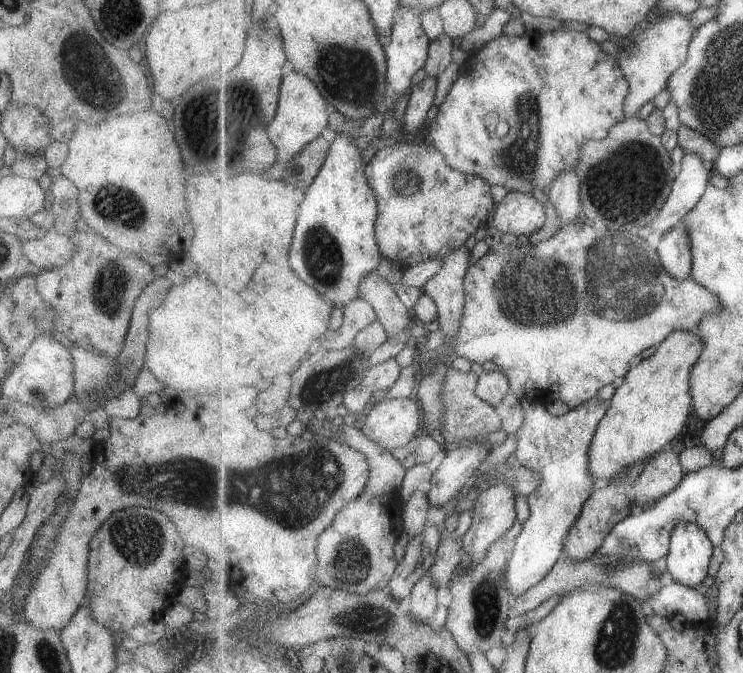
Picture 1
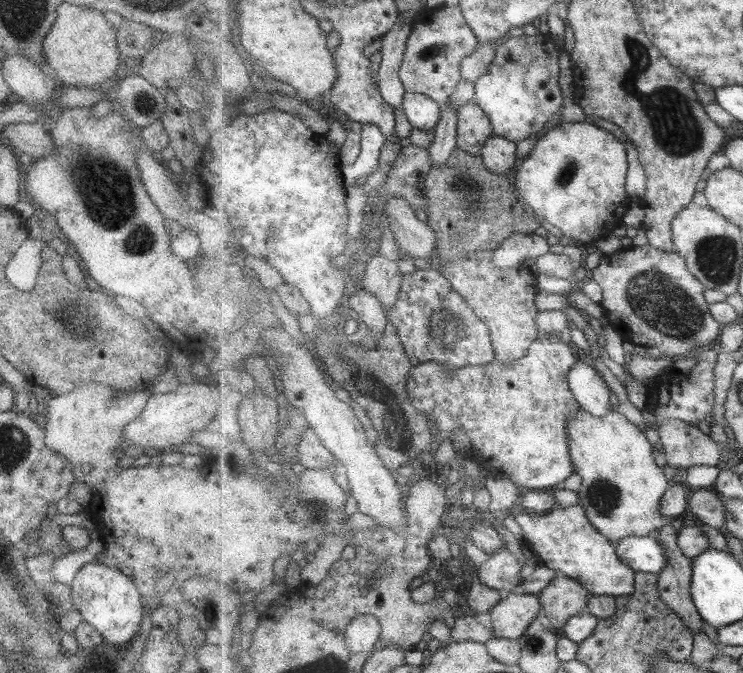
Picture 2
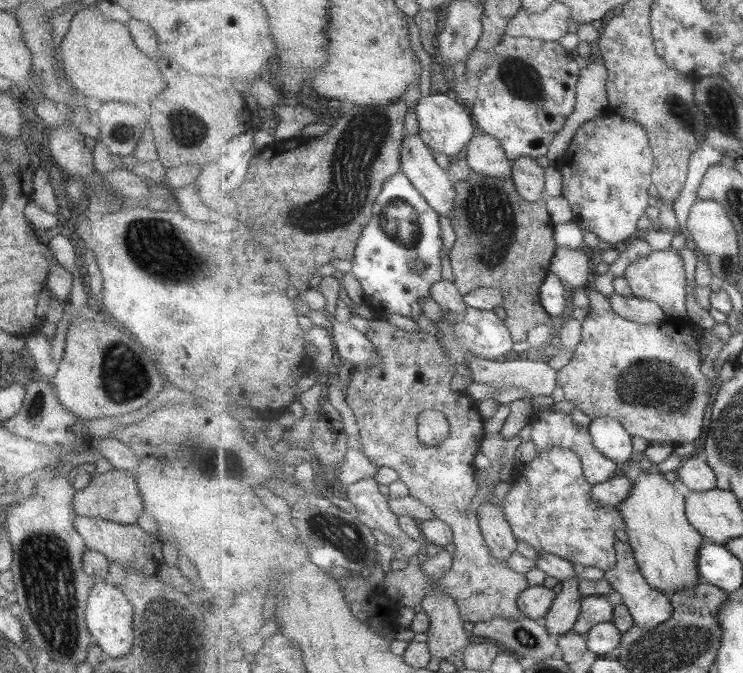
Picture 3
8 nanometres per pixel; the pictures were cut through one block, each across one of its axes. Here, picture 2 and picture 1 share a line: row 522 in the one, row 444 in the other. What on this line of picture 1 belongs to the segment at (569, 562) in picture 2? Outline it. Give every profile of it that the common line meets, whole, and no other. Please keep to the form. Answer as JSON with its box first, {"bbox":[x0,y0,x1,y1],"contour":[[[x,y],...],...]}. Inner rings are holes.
{"bbox":[506,396,610,597],"contour":[[[595,396],[562,416],[553,416],[547,412],[545,404],[529,399],[522,400],[521,404],[524,410],[523,414],[520,413],[523,423],[516,434],[517,462],[520,466],[540,472],[542,483],[527,497],[530,516],[515,538],[513,552],[506,565],[506,583],[514,597],[541,582],[552,572],[557,561],[565,556],[572,526],[598,487],[590,471],[589,453],[597,427],[610,407],[606,398]]]}

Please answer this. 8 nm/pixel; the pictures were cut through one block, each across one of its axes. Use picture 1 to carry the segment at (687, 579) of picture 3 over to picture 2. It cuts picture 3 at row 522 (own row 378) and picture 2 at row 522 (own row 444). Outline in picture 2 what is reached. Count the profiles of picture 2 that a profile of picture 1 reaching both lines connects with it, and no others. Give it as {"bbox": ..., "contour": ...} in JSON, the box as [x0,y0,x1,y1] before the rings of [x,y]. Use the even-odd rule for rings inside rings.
{"bbox":[568,403,672,544],"contour":[[[615,403],[603,416],[582,409],[570,414],[568,435],[572,463],[582,478],[577,488],[579,504],[601,534],[617,544],[628,536],[649,536],[669,524],[660,513],[660,502],[672,481],[661,471],[662,460],[653,456],[644,431],[617,412]]]}

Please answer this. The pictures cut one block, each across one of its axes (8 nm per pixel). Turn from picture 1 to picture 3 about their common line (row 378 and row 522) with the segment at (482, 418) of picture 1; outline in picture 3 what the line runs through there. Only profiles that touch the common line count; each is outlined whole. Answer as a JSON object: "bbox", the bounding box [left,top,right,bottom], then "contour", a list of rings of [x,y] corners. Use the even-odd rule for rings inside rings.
{"bbox":[347,320,529,622],"contour":[[[371,320],[371,332],[367,332],[367,338],[375,342],[375,349],[380,354],[381,364],[366,367],[356,371],[352,370],[350,386],[347,389],[348,406],[353,410],[356,422],[359,425],[361,435],[361,449],[365,456],[372,460],[379,467],[394,468],[400,474],[402,481],[410,488],[410,495],[430,506],[437,519],[446,522],[454,532],[455,550],[452,554],[453,564],[443,578],[430,580],[417,564],[415,558],[409,561],[406,568],[385,573],[385,594],[401,607],[413,607],[415,604],[422,604],[425,596],[431,590],[441,590],[455,599],[459,608],[459,616],[465,622],[490,621],[493,617],[503,617],[514,621],[525,617],[524,612],[518,605],[517,598],[523,590],[529,588],[526,574],[513,570],[508,561],[499,560],[490,549],[484,539],[478,511],[469,509],[469,506],[476,499],[480,490],[477,480],[477,469],[473,465],[475,454],[480,452],[480,446],[486,434],[483,434],[484,417],[478,410],[478,402],[471,399],[465,391],[451,389],[451,380],[455,373],[461,371],[457,363],[446,358],[445,349],[439,345],[435,336],[427,332],[409,332],[401,330],[393,324]],[[429,409],[440,410],[446,414],[450,422],[450,436],[443,443],[436,446],[425,446],[418,438],[418,418],[421,412]]]}

